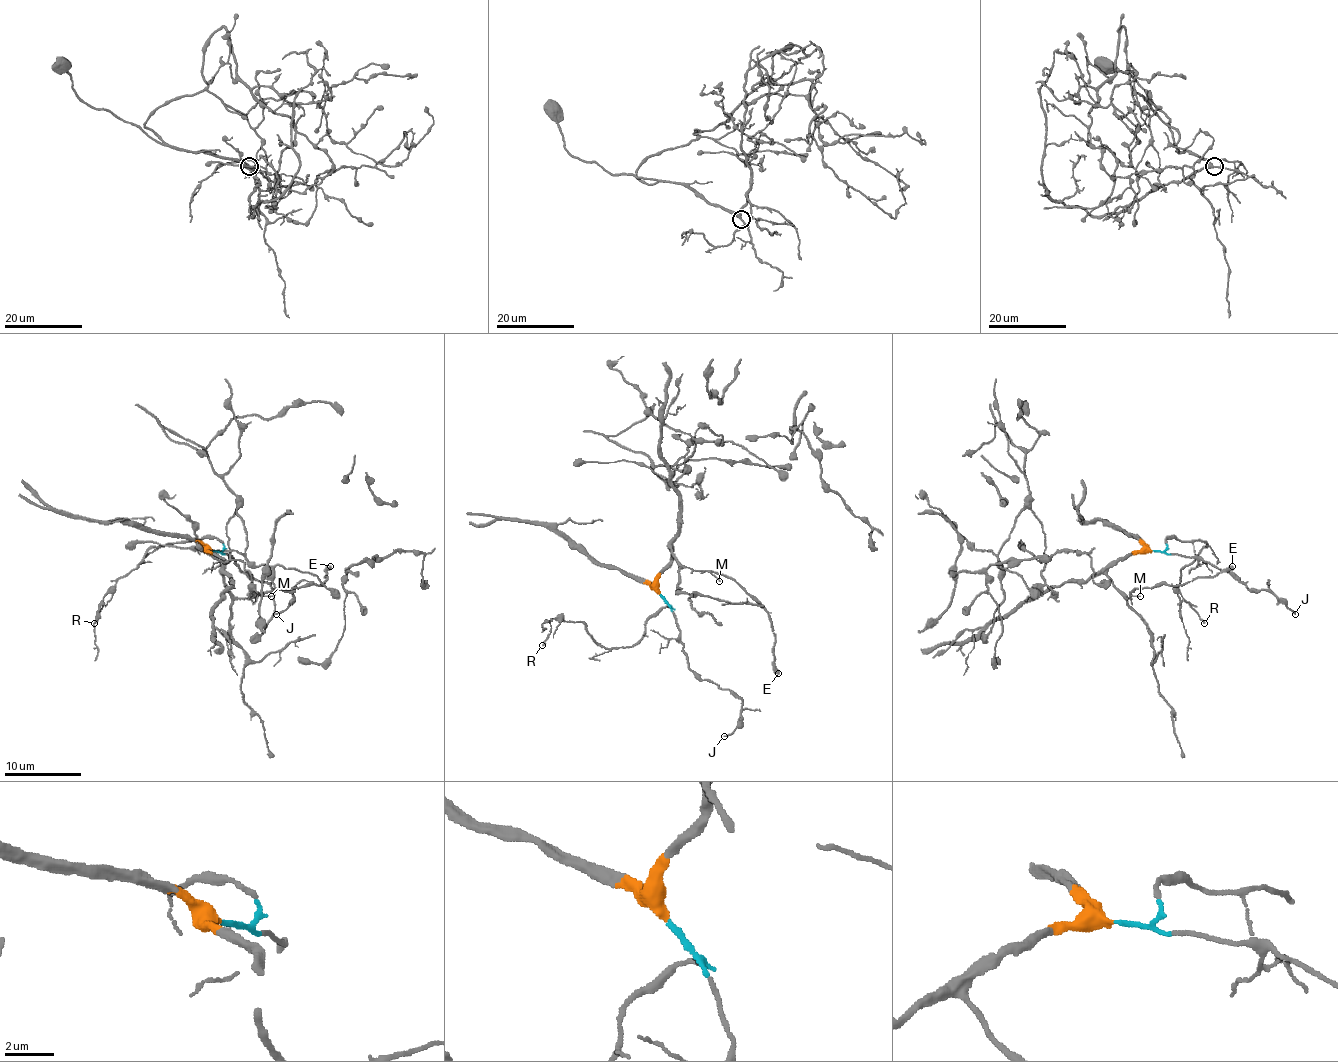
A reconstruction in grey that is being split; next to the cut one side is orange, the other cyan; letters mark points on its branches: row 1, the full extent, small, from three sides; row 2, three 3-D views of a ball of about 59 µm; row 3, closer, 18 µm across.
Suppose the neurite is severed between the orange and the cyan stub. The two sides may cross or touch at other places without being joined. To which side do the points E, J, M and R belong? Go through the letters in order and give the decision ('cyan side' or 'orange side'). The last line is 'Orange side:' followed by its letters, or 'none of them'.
E: orange side
J: cyan side
M: orange side
R: cyan side
Orange side: E, M

